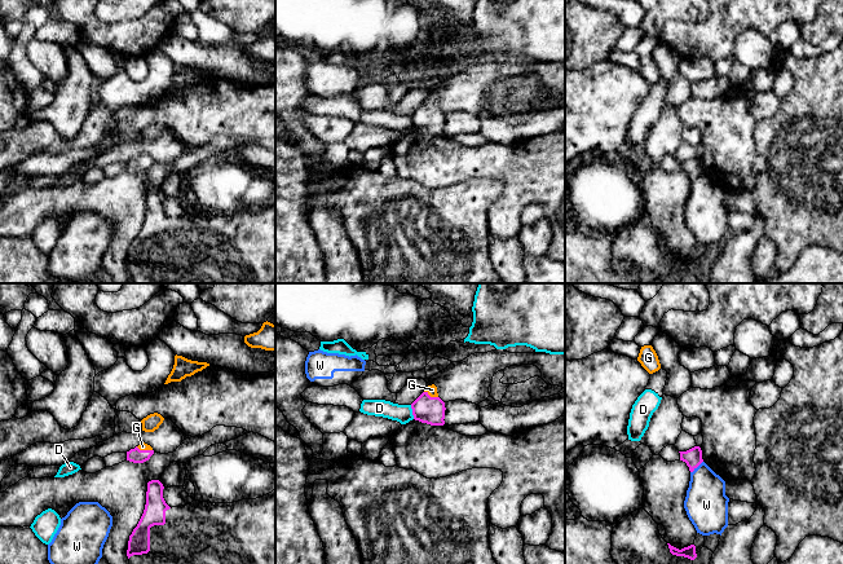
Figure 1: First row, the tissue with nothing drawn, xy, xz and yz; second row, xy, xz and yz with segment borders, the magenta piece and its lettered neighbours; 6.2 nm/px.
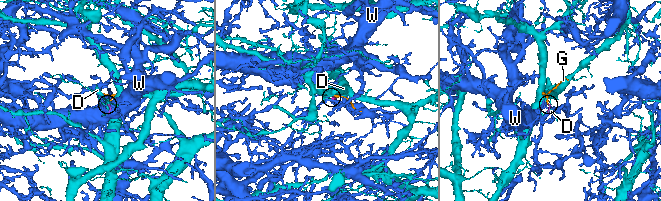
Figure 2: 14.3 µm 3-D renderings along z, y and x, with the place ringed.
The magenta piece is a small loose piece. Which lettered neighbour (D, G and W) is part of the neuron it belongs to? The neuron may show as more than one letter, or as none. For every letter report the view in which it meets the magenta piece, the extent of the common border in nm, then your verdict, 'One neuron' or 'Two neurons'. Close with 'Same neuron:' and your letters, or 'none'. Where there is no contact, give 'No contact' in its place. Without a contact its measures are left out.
D: Touches magenta in xz. Shared border 90 nm. Two neurons
G: Touches magenta in xz. Shared border 100 nm. One neuron
W: Touches magenta in yz. Shared border 110 nm. Two neurons
Same neuron: G

